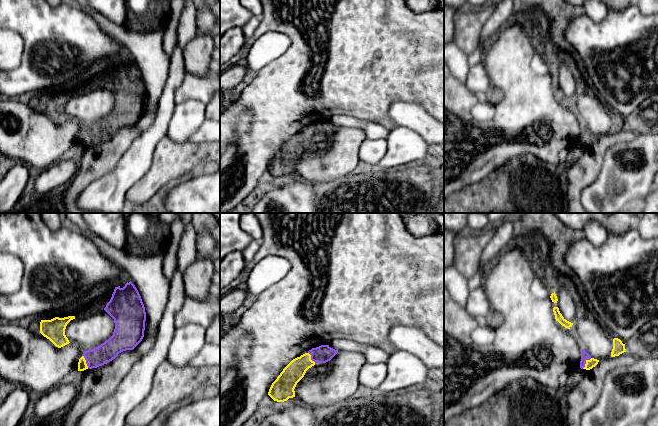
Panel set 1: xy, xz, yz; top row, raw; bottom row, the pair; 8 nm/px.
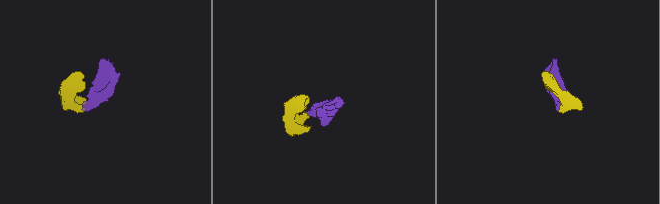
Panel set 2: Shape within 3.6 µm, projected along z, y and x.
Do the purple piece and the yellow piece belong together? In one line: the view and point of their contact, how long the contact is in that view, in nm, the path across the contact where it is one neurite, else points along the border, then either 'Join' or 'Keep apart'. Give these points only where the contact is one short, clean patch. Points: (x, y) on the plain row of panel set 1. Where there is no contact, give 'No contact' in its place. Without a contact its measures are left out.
Touches purple at yz (585, 138). Shared border 120 nm. Path across: yz (585, 132), (585, 138), (591, 139). Join

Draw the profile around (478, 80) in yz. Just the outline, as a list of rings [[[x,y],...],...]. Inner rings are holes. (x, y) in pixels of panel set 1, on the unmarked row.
[[[484,62],[470,66],[465,85],[475,94],[481,92],[490,93],[493,90]]]

